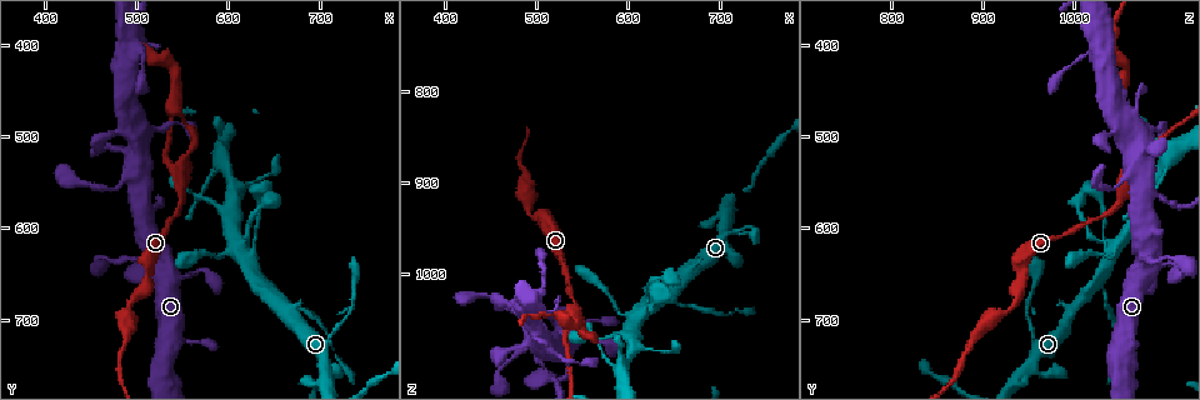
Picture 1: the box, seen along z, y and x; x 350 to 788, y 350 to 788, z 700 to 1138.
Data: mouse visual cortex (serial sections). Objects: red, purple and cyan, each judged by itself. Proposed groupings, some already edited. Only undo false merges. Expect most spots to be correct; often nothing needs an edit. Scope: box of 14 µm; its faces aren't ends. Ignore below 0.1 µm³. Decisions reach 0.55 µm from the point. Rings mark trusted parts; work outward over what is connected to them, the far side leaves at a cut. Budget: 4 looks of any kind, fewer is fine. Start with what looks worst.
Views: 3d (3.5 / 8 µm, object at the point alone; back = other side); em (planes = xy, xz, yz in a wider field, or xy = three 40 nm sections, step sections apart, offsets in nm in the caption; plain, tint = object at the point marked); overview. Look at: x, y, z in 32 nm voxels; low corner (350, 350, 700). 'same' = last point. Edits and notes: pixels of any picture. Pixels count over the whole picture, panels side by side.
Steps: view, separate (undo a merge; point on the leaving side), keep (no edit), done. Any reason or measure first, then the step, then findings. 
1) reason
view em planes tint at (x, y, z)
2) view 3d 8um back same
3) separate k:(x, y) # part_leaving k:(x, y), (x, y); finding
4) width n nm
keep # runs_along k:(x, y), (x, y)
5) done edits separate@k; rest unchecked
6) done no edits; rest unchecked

view 3d 8um at (545, 545, 1060)

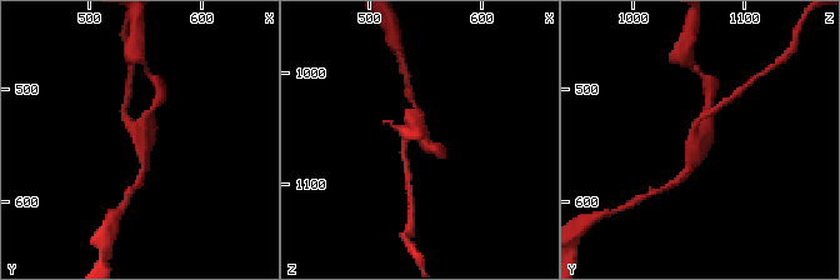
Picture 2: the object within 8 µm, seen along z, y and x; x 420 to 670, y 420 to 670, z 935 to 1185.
arms 3; arm_widths 200, 250, 250 nm
view em xy step 2 tint at (548, 540, 1060)

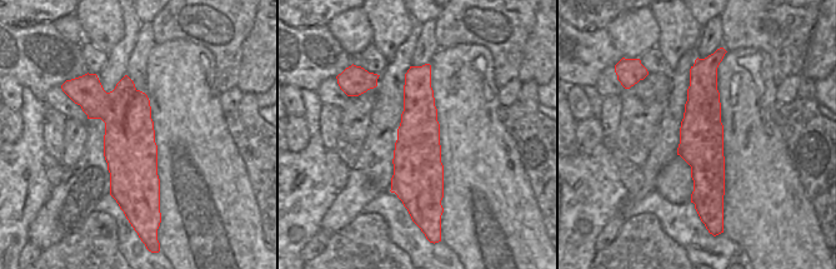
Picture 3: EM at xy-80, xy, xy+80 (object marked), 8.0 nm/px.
keep # runs_along 2:(685, 170), (696, 153), (709, 105); continuous, no second cell

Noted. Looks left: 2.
sudden change in width
view 3d 8um at (455, 630, 1115)

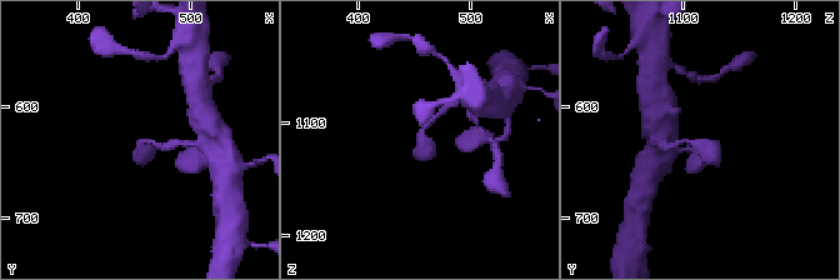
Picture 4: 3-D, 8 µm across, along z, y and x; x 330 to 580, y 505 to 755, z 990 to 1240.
now the EM
view em xy step 2 tint at (456, 632, 1112)

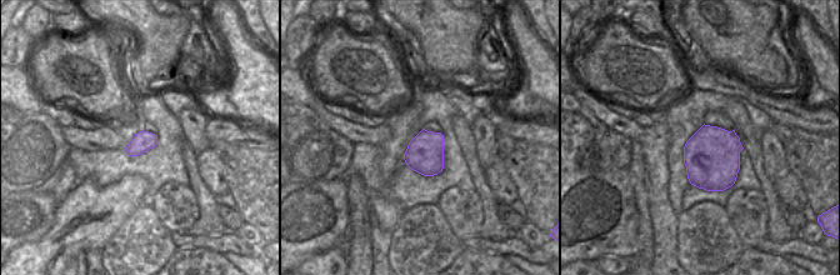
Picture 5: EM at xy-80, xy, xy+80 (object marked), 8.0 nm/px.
keep # runs_along 4:(443, 111), (424, 129), (420, 160); one cell here

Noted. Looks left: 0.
done no edits; rest unchecked

